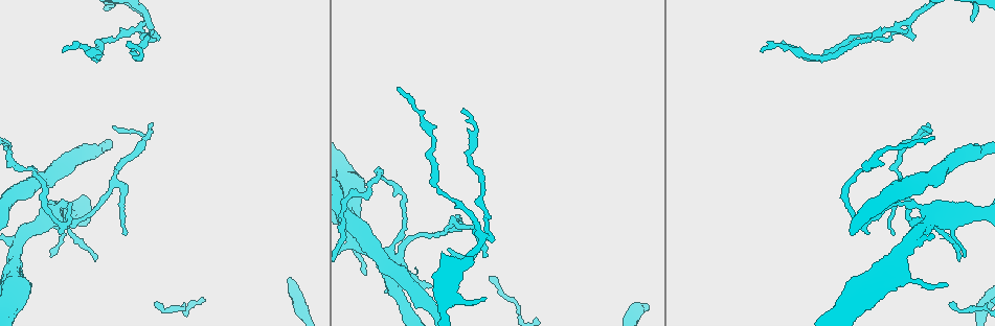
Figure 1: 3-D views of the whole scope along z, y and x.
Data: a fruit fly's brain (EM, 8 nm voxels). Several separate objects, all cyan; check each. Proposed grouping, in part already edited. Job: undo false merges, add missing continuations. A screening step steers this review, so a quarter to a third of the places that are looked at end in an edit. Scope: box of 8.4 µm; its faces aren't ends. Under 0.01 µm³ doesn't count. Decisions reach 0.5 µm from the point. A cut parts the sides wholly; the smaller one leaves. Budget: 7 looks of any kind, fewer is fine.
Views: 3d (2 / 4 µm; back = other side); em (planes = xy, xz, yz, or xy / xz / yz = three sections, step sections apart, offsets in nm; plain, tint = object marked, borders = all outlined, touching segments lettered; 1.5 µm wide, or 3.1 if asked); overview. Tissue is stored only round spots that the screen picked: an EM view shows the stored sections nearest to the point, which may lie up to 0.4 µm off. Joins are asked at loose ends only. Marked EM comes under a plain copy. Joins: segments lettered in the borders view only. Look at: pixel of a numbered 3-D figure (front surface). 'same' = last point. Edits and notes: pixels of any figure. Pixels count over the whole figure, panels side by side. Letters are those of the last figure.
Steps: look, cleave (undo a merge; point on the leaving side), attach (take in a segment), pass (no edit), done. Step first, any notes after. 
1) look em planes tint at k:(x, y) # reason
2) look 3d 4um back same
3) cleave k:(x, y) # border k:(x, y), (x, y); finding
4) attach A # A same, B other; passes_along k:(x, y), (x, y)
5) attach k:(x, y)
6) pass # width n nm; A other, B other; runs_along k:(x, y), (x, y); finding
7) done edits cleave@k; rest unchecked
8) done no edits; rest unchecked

look em xz step 8 tint at 1:(129, 43) # free end

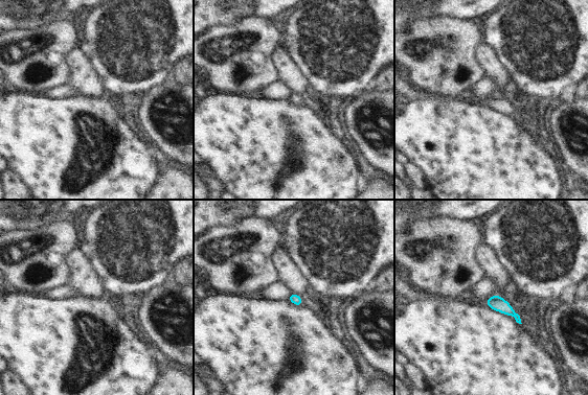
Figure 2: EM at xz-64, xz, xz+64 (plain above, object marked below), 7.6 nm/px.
look em planes borders same # cut it another way

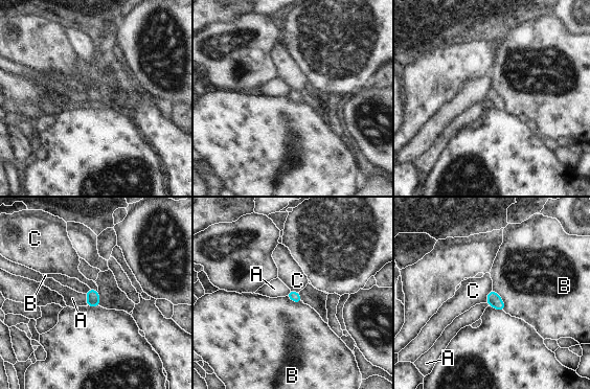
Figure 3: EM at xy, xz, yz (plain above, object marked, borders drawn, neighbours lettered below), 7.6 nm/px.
pass # A other, B other, C other; border 3:(493, 289), (501, 298), (504, 311); no lettered segment goes on from it

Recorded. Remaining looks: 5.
look 3d 2um at 1:(428, 284) # an open end

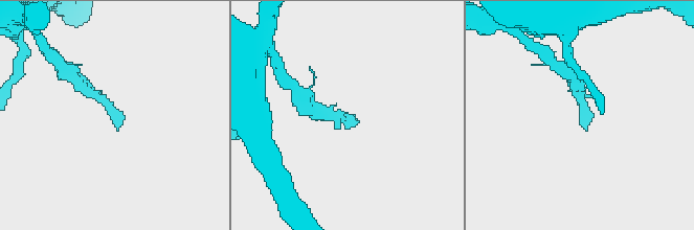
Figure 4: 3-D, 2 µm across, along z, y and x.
look em planes borders at 4:(347, 120)

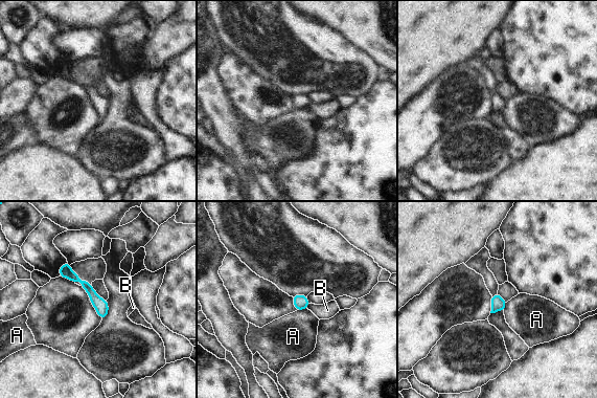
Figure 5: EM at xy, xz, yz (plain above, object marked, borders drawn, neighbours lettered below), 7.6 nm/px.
pass # longest_contact A 90 nm; A other, B other; none of them fits

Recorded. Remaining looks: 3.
look 3d 4um at 1:(895, 232) # thin end

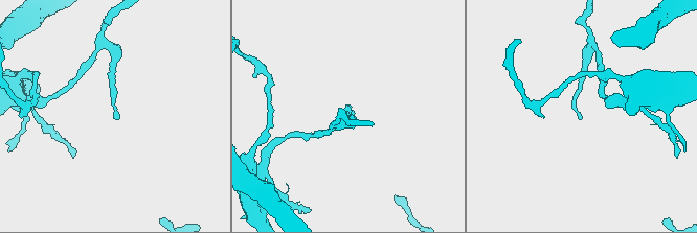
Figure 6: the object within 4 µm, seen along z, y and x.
look em xz step 4 borders at 6:(113, 117) # need the tissue

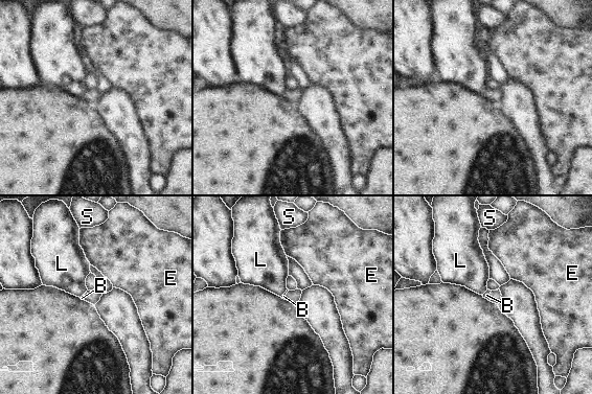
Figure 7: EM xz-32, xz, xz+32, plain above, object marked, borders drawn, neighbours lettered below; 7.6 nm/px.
look em planes borders same # cut it another way

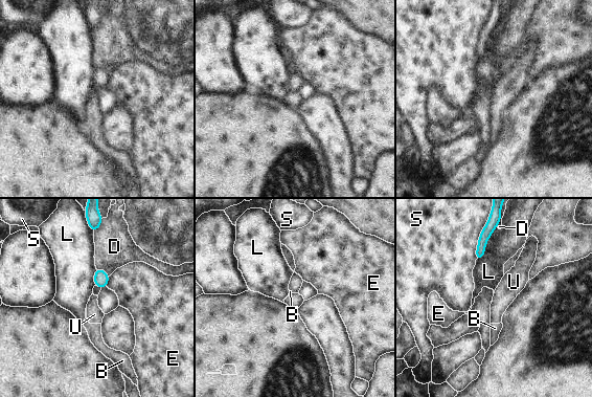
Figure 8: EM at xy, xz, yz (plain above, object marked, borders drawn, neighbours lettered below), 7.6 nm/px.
pass # width 110 nm; B other, D other, E other, L other, S other, U other; runs_along 8:(497, 219), (486, 232), (478, 257); no lettered segment goes on from it

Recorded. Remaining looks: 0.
done no edits; rest unchecked

